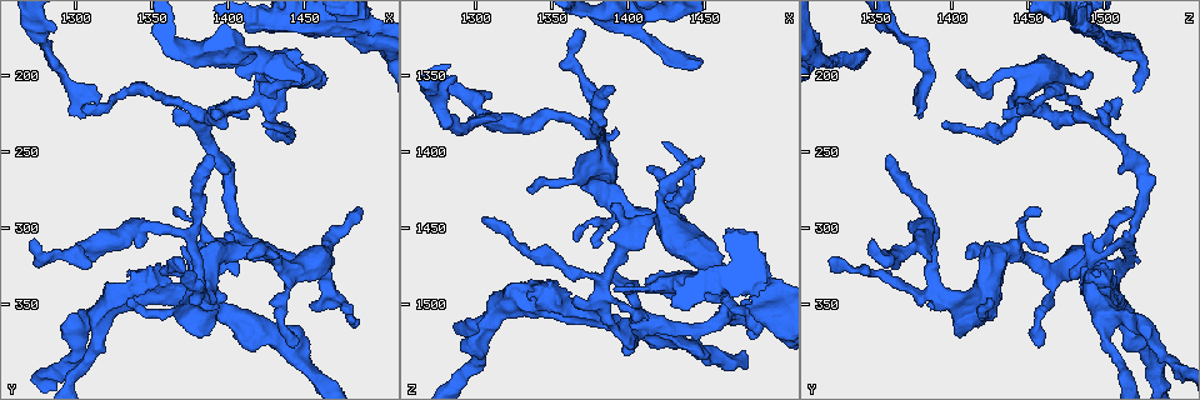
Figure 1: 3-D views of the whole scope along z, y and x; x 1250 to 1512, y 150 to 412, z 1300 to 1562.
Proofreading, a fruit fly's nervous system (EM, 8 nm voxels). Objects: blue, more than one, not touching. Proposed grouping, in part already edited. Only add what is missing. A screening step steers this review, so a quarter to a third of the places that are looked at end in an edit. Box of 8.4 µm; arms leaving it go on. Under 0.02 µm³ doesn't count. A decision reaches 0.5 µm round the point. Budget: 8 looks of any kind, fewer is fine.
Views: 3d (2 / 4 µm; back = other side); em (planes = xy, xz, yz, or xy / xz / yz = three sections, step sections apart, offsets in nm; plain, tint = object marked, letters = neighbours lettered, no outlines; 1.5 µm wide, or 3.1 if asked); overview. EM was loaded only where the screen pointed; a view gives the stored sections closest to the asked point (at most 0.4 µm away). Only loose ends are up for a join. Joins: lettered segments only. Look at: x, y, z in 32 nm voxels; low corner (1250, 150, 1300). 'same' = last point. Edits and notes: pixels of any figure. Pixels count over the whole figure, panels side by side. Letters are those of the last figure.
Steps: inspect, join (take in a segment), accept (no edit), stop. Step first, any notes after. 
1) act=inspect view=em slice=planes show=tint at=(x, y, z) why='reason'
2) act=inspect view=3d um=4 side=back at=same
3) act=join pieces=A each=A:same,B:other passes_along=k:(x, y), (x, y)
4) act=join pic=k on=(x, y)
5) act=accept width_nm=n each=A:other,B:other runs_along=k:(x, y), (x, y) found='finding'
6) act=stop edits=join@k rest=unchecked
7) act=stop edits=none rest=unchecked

act=inspect view=3d um=4 at=(1446, 378, 1458) why='branch stops here'

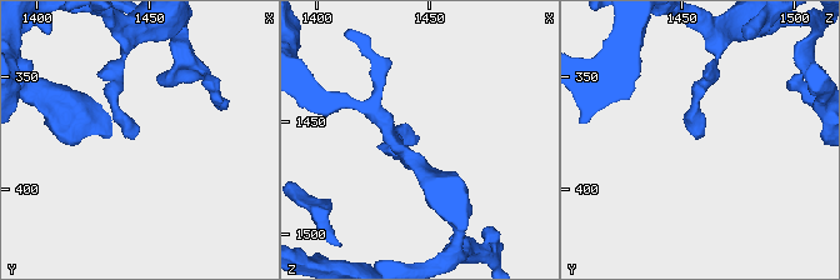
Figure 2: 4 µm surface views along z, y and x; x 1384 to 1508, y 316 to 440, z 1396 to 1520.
act=inspect view=em slice=xy step=4 show=tint at=(1445, 376, 1456) why='shape alone is not enough'

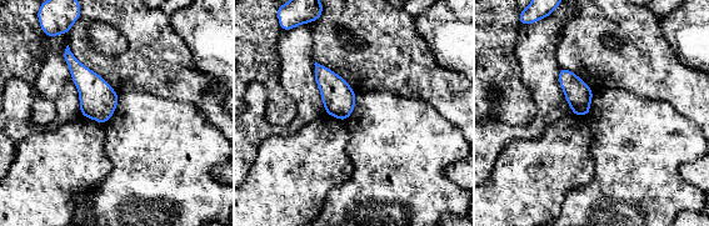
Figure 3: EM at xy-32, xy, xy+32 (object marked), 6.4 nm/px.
act=inspect view=em slice=planes show=letters at=same

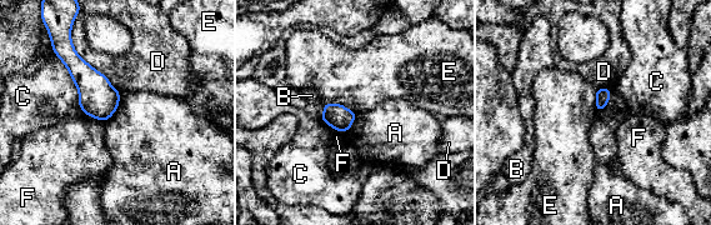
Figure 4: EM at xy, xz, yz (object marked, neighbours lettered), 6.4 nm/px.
act=accept each=A:other,B:other,C:other,D:other,E:other,F:other border=4:(324, 103), (340, 103), (355, 113) found='no lettered segment goes on from it'

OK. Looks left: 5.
act=inspect view=em slice=xy step=4 show=letters at=(1386, 252, 1358) why='branch stops here'

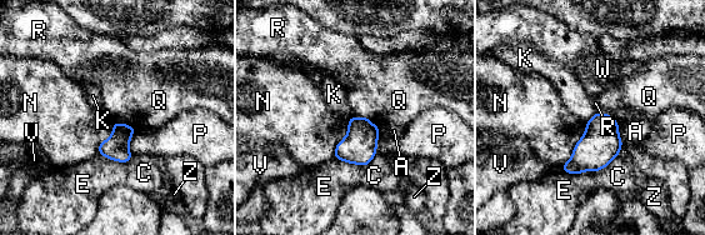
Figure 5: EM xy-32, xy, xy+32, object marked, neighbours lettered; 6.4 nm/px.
act=accept width_nm=140 each=A:other,C:other,E:other,K:other,N:other,P:other,Q:other,R:other,V:other,W:other,Z:other border=5:(351, 115), (364, 116) found='none of them fits'

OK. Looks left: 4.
act=inspect view=em slice=planes show=plain at=(1448, 190, 1340) why='free end'

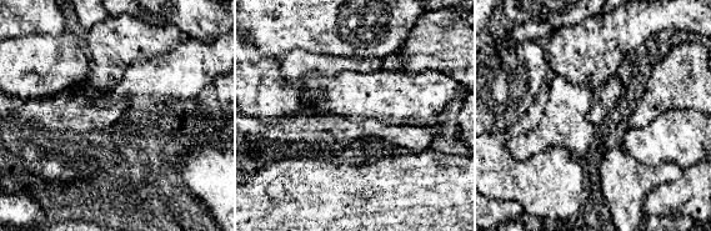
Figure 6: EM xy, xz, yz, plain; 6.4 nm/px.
act=inspect view=em slice=planes show=letters at=same

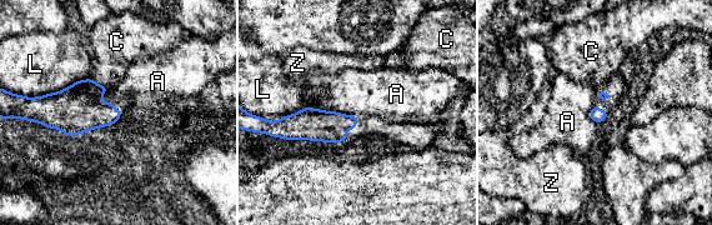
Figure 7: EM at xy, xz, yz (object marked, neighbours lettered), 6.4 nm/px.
act=accept each=A:other,C:other,L:other,Z:other border=7:(315, 108), (360, 118) found='no lettered segment goes on from it'

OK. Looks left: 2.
act=inspect view=em slice=planes show=plain at=(1270, 310, 1346) why='long arm stops here'

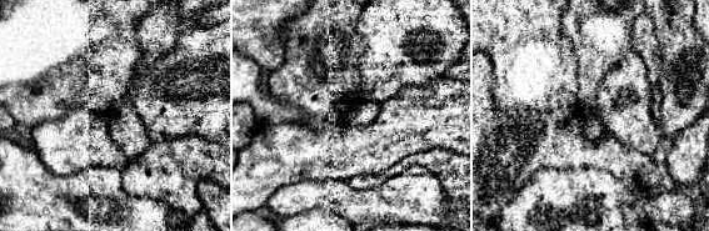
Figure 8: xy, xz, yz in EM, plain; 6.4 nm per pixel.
act=inspect view=em slice=planes show=letters at=same why='what lies round it'

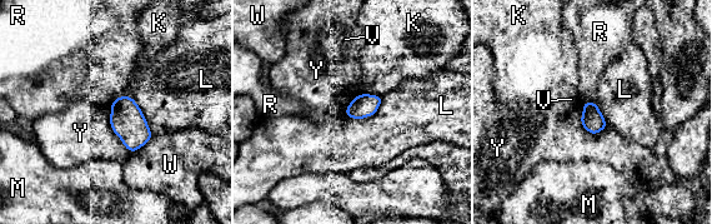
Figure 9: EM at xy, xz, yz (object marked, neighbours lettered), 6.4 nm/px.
act=accept each=K:other,L:other,M:other,R:other,V:other,W:other,Y:other found='none of them fits'

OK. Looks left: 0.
act=stop edits=none rest=unchecked

